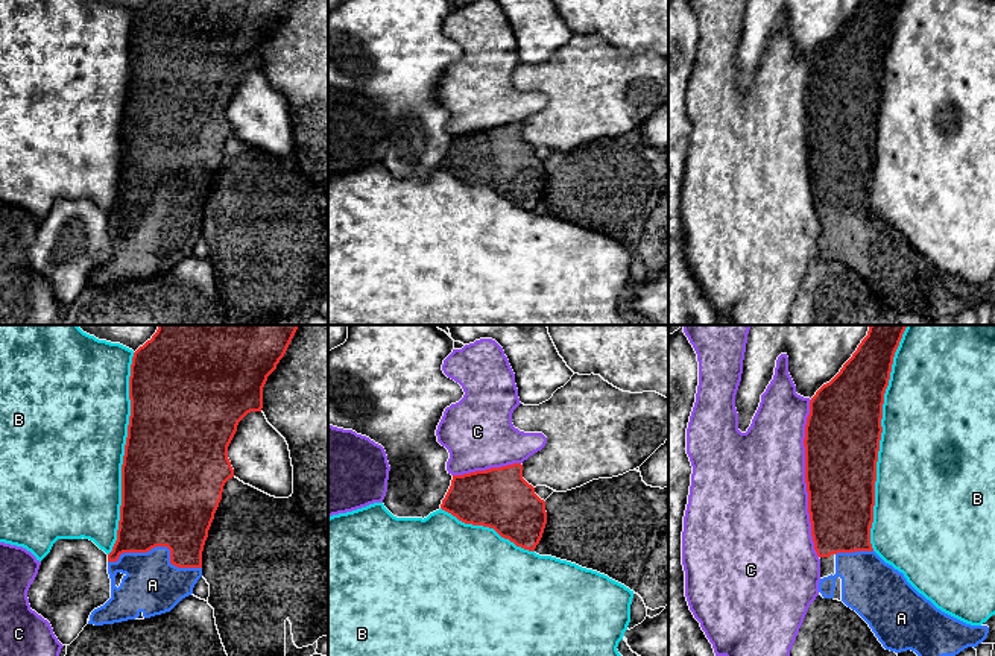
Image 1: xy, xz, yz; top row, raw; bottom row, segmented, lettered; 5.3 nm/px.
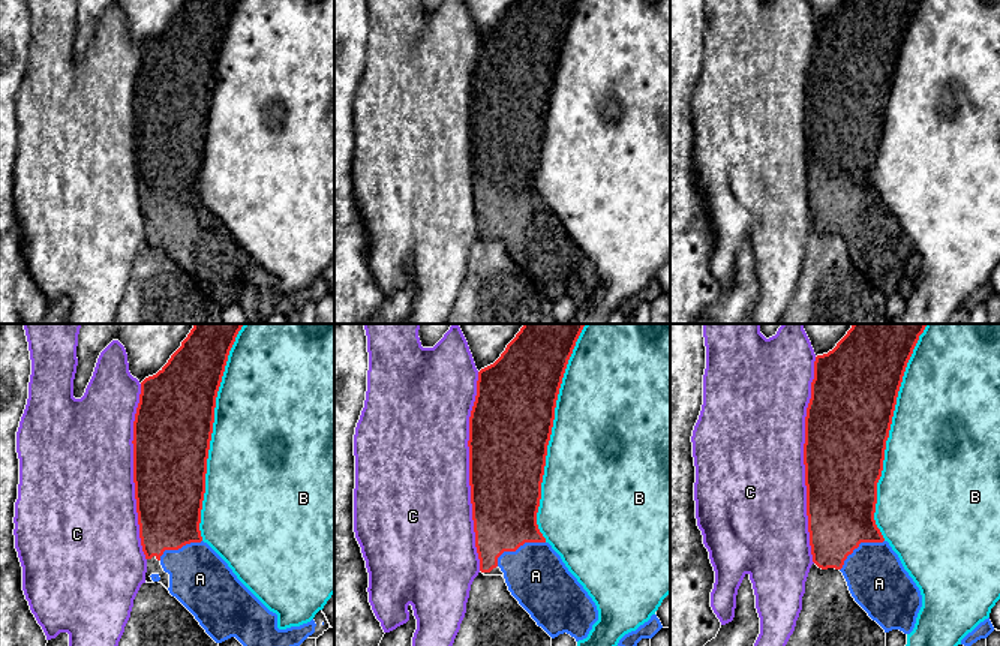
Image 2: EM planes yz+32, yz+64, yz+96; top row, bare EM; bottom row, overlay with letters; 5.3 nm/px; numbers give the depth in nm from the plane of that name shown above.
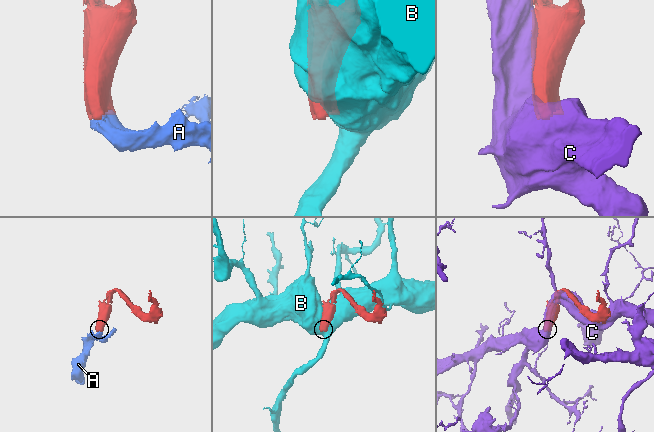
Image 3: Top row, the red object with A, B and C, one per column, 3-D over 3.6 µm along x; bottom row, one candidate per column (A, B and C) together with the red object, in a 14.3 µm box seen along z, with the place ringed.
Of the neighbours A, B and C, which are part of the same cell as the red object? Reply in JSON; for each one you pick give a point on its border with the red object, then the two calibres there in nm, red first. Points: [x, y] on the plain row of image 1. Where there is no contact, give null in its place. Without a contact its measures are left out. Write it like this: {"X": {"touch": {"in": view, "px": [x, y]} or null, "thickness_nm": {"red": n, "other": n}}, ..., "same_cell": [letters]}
{"A": {"touch": {"in": "xy", "px": [160, 205]}, "thickness_nm": {"red": 500, "other": 300}}, "same_cell": ["A"]}

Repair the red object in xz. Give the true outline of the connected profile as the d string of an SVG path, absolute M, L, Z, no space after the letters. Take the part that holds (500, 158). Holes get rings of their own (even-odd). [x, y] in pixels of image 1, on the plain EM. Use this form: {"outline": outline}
{"outline": "M521 123L453 135L441 169L465 184L494 188L529 211L547 184L545 161L523 138Z"}

